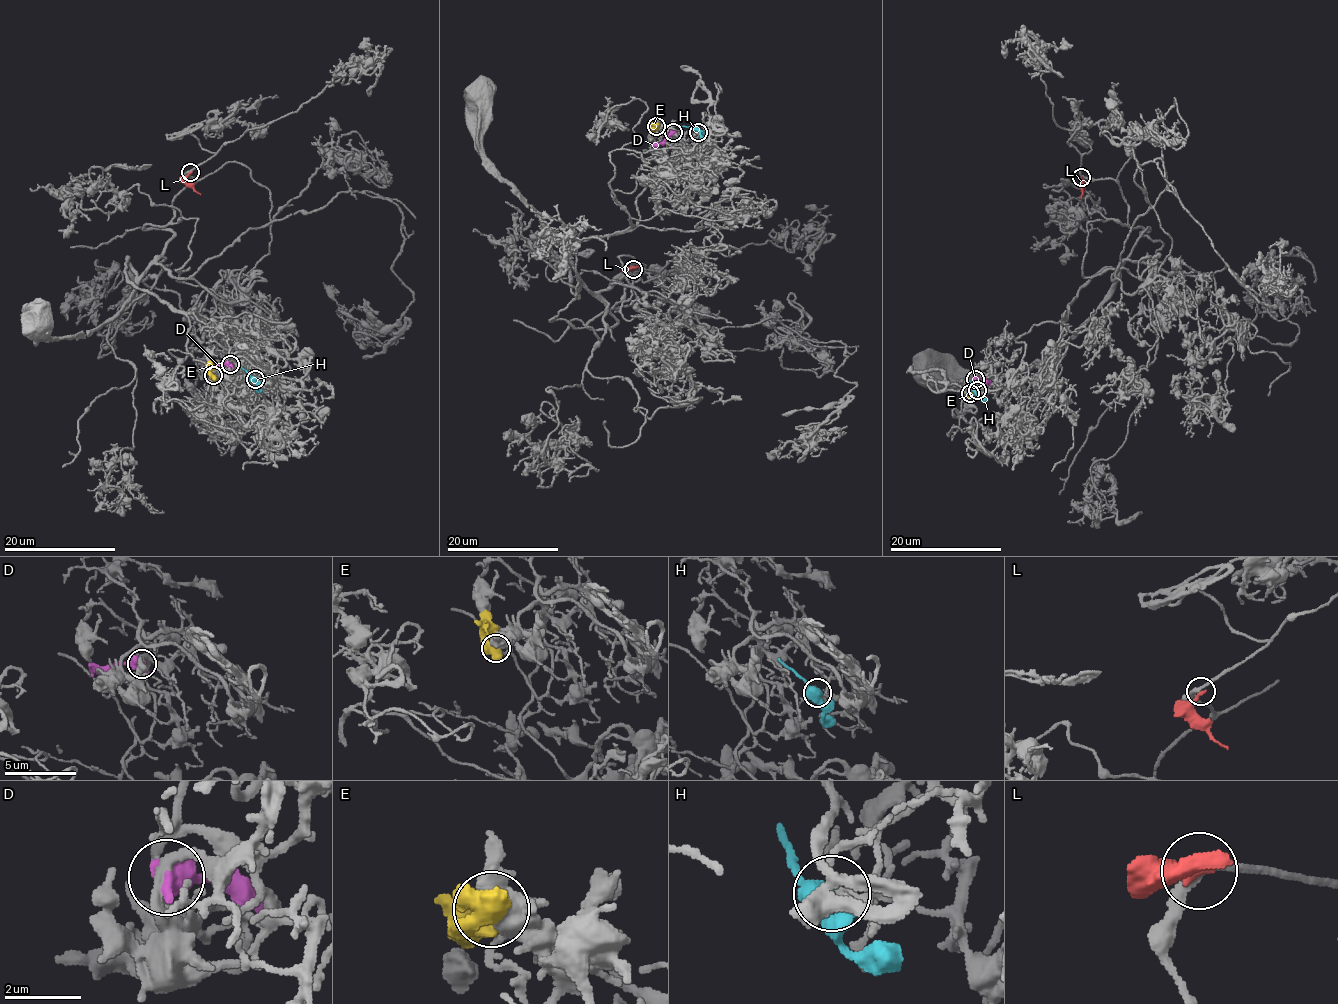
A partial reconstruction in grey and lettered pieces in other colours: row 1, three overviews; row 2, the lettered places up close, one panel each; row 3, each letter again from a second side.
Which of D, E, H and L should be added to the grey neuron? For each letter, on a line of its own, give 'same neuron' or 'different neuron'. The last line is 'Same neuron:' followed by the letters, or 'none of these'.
D: different neuron
E: different neuron
H: same neuron
L: different neuron
Same neuron: H

